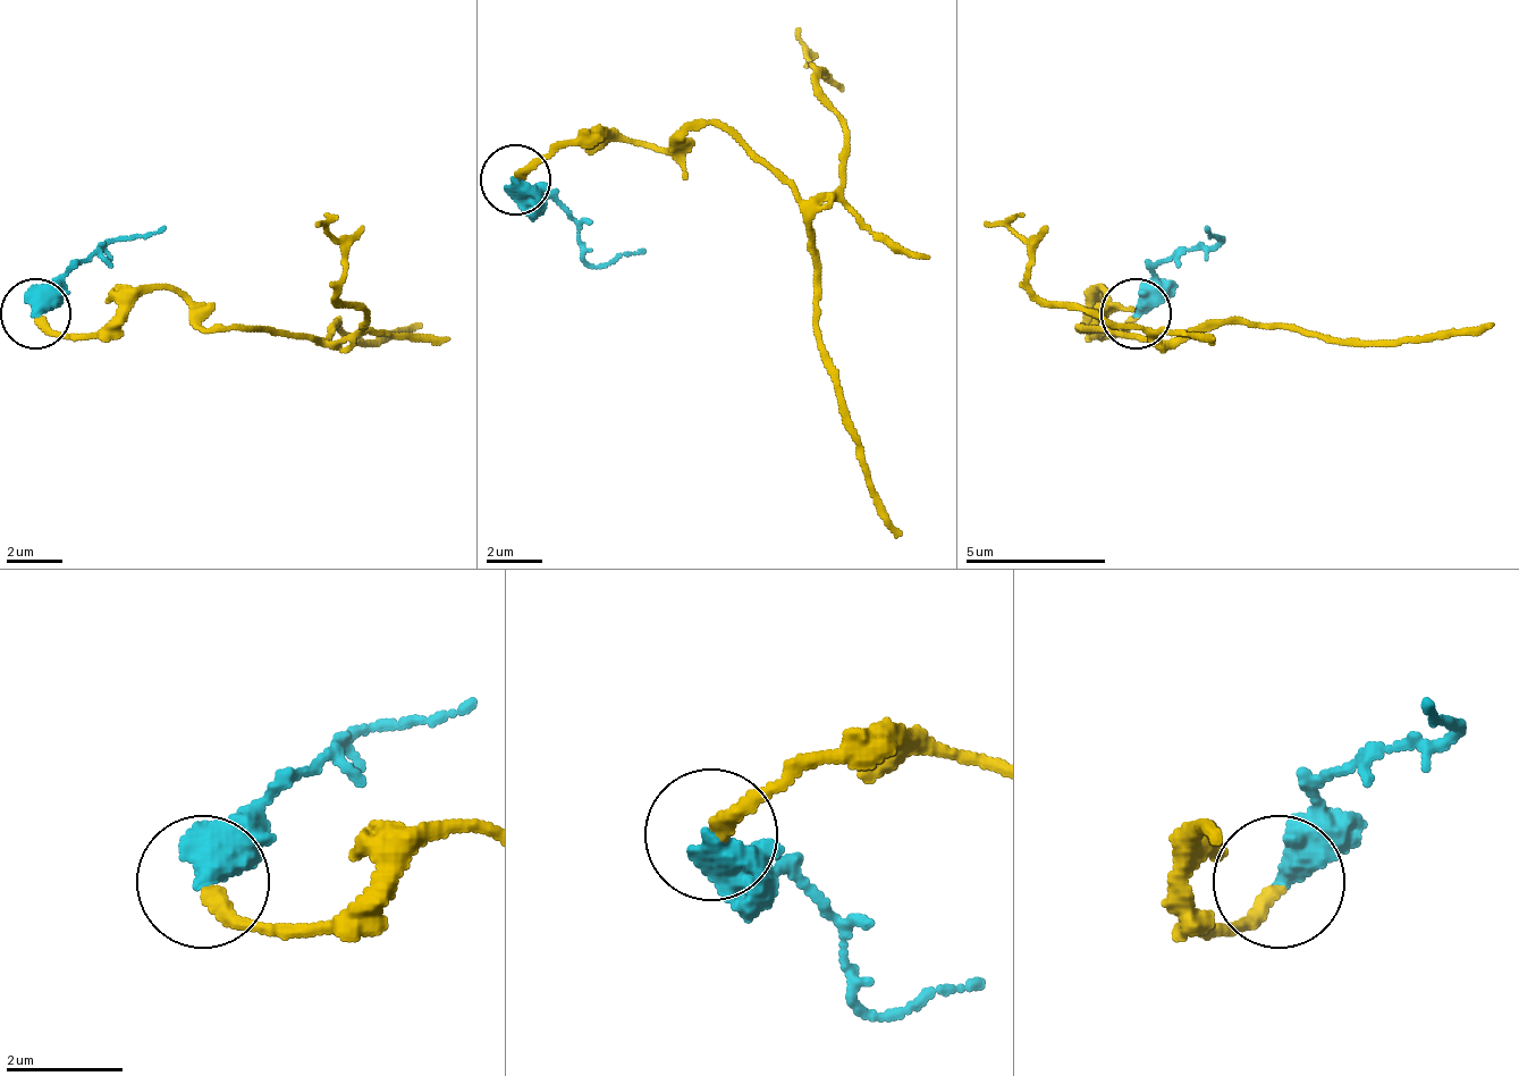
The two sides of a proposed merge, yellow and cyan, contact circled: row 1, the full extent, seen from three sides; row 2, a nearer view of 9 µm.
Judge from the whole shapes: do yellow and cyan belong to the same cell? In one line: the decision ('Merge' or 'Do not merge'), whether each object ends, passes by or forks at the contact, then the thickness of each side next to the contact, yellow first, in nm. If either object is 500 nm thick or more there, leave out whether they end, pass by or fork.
Merge. Thickness 280 nm (yellow) against 500 nm

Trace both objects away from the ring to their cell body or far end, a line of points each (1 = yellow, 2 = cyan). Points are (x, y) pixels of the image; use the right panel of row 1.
1: (1138, 314), (1103, 336), (1103, 287), (1081, 329), (1158, 343), (1222, 322), (1292, 322), (1376, 343), (1496, 322)
2: (1138, 314), (1165, 259), (1222, 237), (1208, 224)

